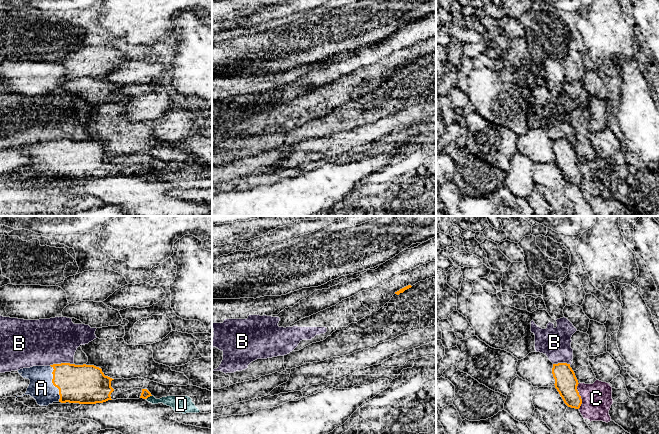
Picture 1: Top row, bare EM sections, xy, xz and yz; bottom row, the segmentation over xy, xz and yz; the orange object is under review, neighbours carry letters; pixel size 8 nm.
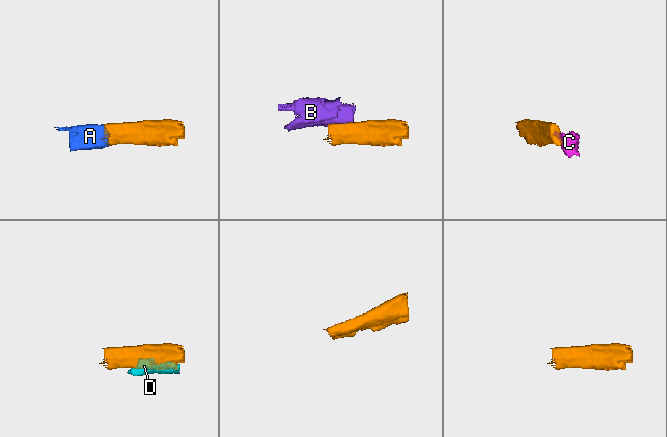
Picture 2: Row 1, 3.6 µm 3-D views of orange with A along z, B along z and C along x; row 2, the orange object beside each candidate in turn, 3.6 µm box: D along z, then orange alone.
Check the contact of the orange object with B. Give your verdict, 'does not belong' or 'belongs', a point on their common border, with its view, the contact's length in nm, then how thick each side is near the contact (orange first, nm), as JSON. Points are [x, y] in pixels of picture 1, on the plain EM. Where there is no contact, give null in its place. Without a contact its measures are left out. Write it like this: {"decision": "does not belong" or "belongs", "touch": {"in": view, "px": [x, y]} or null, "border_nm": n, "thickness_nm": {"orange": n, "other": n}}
{"decision": "does not belong", "touch": {"in": "xy", "px": [61, 139]}, "border_nm": 200, "thickness_nm": {"orange": 320, "other": 380}}

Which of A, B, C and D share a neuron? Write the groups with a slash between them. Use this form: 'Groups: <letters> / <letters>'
Groups: A / B / C D

